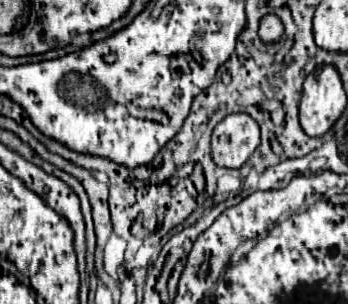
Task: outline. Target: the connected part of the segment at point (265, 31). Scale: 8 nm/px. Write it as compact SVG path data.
M267 14L261 18L259 36L263 42L277 42L283 36L283 24L275 14Z

